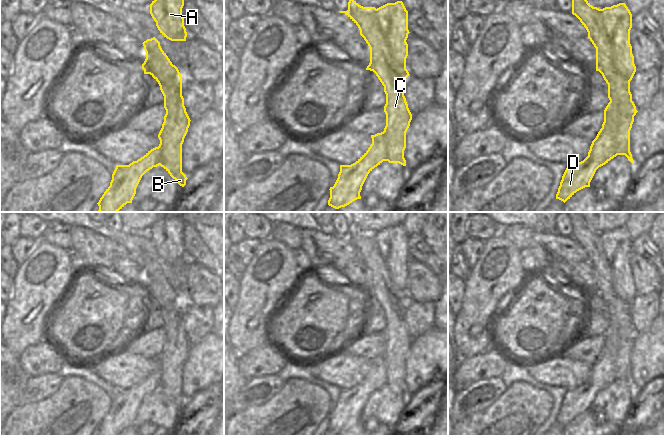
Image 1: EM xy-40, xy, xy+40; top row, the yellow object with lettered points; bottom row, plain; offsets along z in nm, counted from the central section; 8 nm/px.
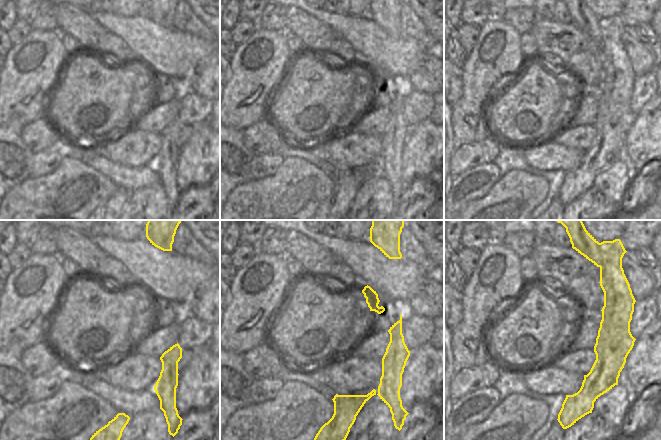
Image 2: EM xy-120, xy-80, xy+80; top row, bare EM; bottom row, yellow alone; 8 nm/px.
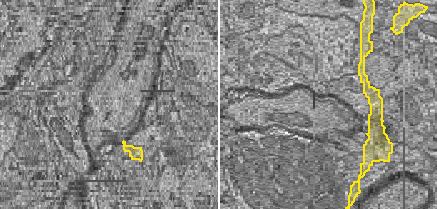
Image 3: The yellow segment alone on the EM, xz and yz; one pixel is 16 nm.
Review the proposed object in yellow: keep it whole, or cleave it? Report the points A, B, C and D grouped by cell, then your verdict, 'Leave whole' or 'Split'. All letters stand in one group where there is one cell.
Groups: A D / B C. Split

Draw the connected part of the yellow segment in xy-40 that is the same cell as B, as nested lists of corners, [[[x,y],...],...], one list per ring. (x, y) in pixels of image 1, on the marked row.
[[[155,37],[147,39],[142,44],[146,52],[146,59],[142,64],[144,74],[150,74],[158,82],[164,96],[166,114],[158,134],[159,147],[162,148],[160,166],[184,187],[188,178],[182,172],[182,144],[191,120],[182,96],[183,77]]]

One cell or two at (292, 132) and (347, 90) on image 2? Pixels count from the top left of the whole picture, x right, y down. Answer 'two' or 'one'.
one

